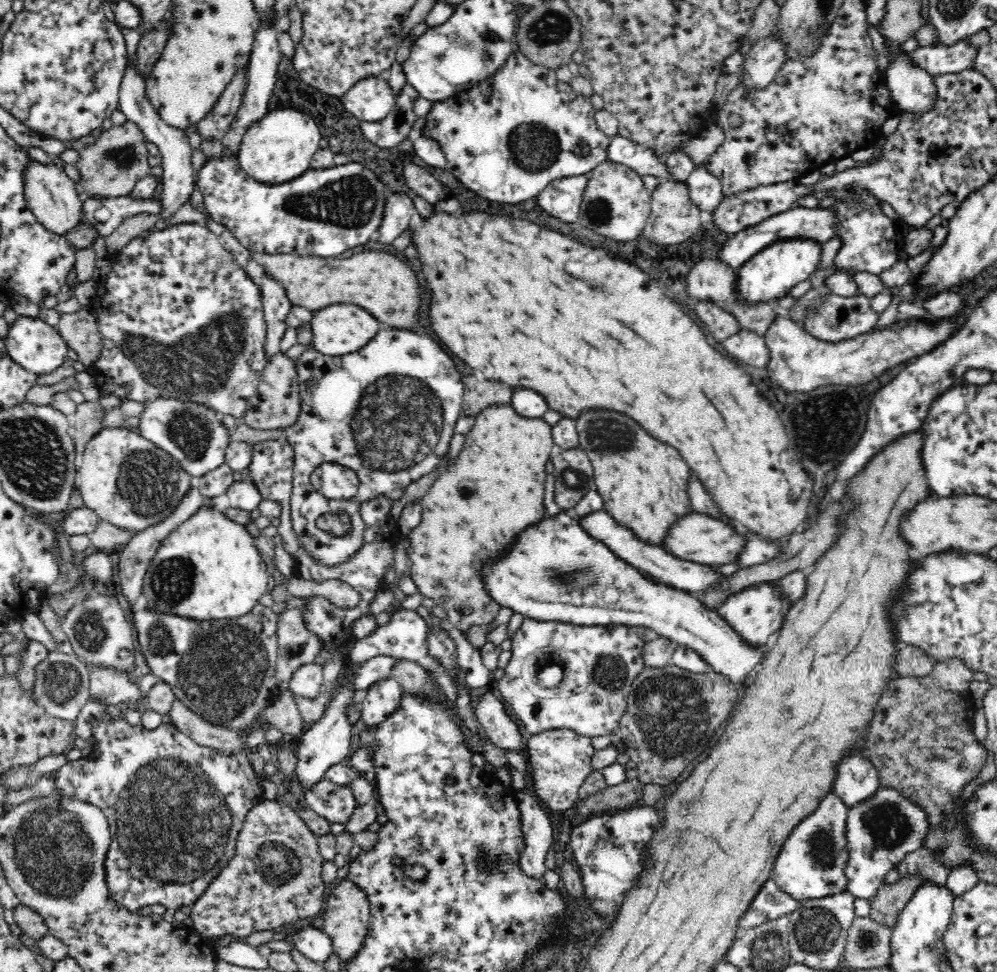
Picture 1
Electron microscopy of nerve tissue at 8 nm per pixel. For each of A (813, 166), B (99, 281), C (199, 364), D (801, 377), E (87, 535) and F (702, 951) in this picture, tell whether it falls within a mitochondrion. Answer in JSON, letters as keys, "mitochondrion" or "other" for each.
{"A":"other","B":"other","C":"mitochondrion","D":"other","E":"other","F":"other"}

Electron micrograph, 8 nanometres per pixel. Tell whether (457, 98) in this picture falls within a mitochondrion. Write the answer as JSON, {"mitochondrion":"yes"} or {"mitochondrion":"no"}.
{"mitochondrion":"no"}

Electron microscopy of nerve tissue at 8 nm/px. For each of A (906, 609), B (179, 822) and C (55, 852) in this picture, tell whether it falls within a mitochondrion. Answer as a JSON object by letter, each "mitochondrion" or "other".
{"A":"mitochondrion","B":"mitochondrion","C":"mitochondrion"}

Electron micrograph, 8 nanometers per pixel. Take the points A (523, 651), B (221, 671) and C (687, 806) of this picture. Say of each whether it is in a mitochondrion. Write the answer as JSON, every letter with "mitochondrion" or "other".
{"A":"other","B":"mitochondrion","C":"mitochondrion"}

